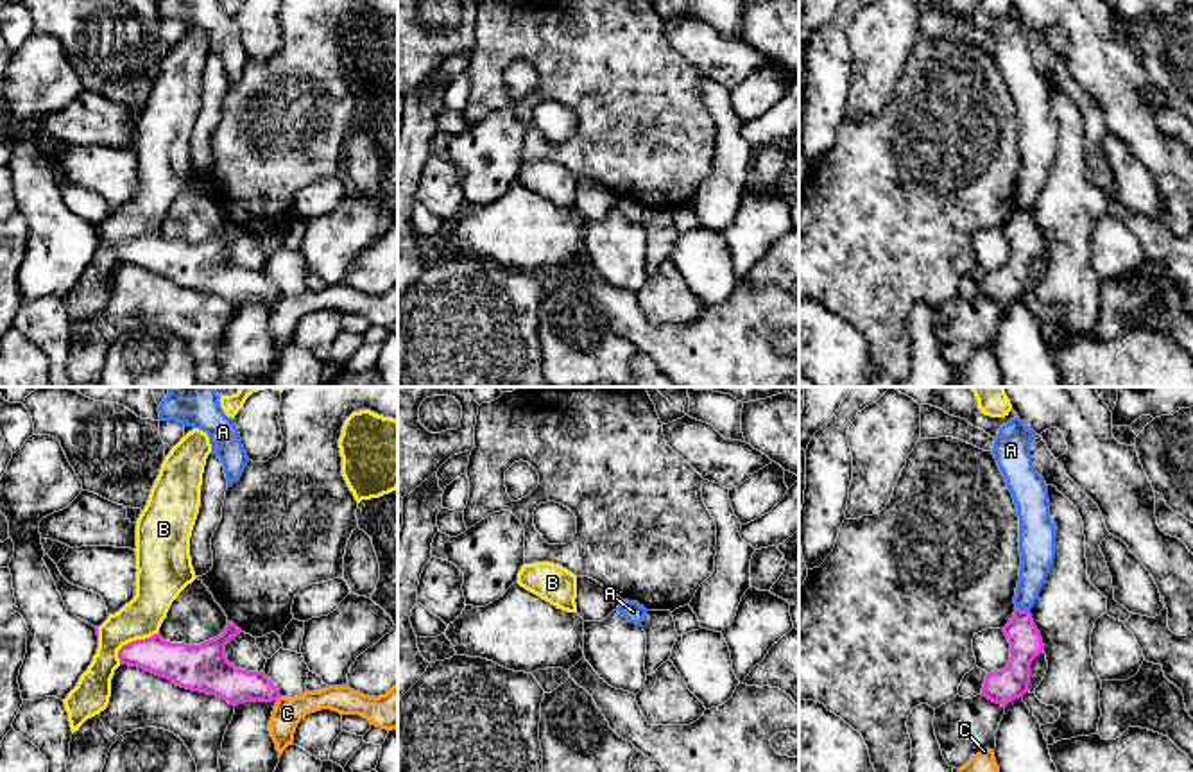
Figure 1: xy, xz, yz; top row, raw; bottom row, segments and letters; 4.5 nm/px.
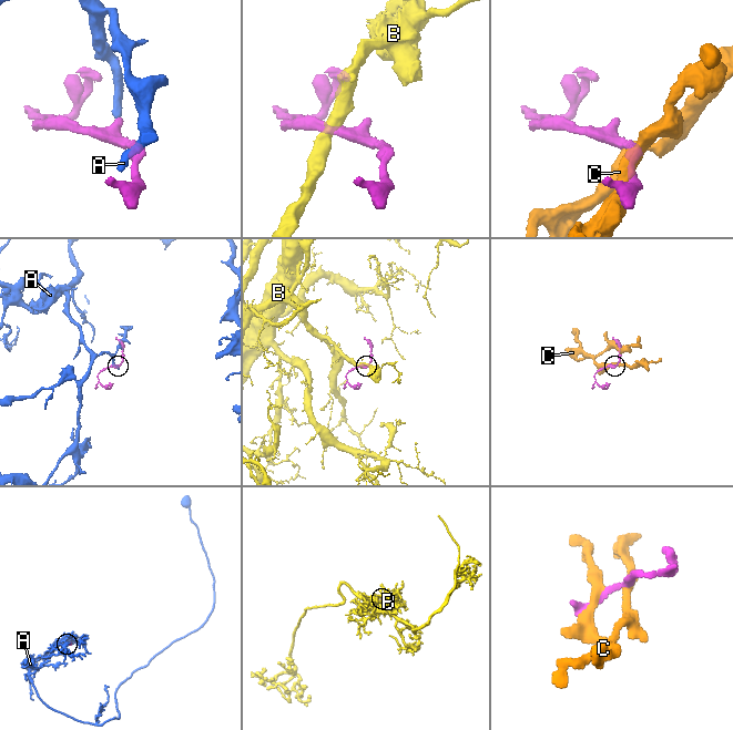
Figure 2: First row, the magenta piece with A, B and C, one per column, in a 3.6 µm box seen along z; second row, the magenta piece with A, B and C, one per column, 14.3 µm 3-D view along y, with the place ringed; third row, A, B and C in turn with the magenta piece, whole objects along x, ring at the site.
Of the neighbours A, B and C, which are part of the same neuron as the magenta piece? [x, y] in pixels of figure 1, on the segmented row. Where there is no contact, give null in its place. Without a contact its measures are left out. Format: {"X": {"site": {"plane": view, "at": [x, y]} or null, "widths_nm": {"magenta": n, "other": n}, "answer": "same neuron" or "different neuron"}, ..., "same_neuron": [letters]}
{"A": {"site": {"plane": "yz", "at": [1023, 611]}, "widths_nm": {"magenta": 140, "other": 140}, "answer": "different neuron"}, "B": {"site": {"plane": "xy", "at": [131, 642]}, "widths_nm": {"magenta": 180, "other": 180}, "answer": "different neuron"}, "C": {"site": {"plane": "xy", "at": [278, 697]}, "widths_nm": {"magenta": 160, "other": 130}, "answer": "different neuron"}, "same_neuron": []}

